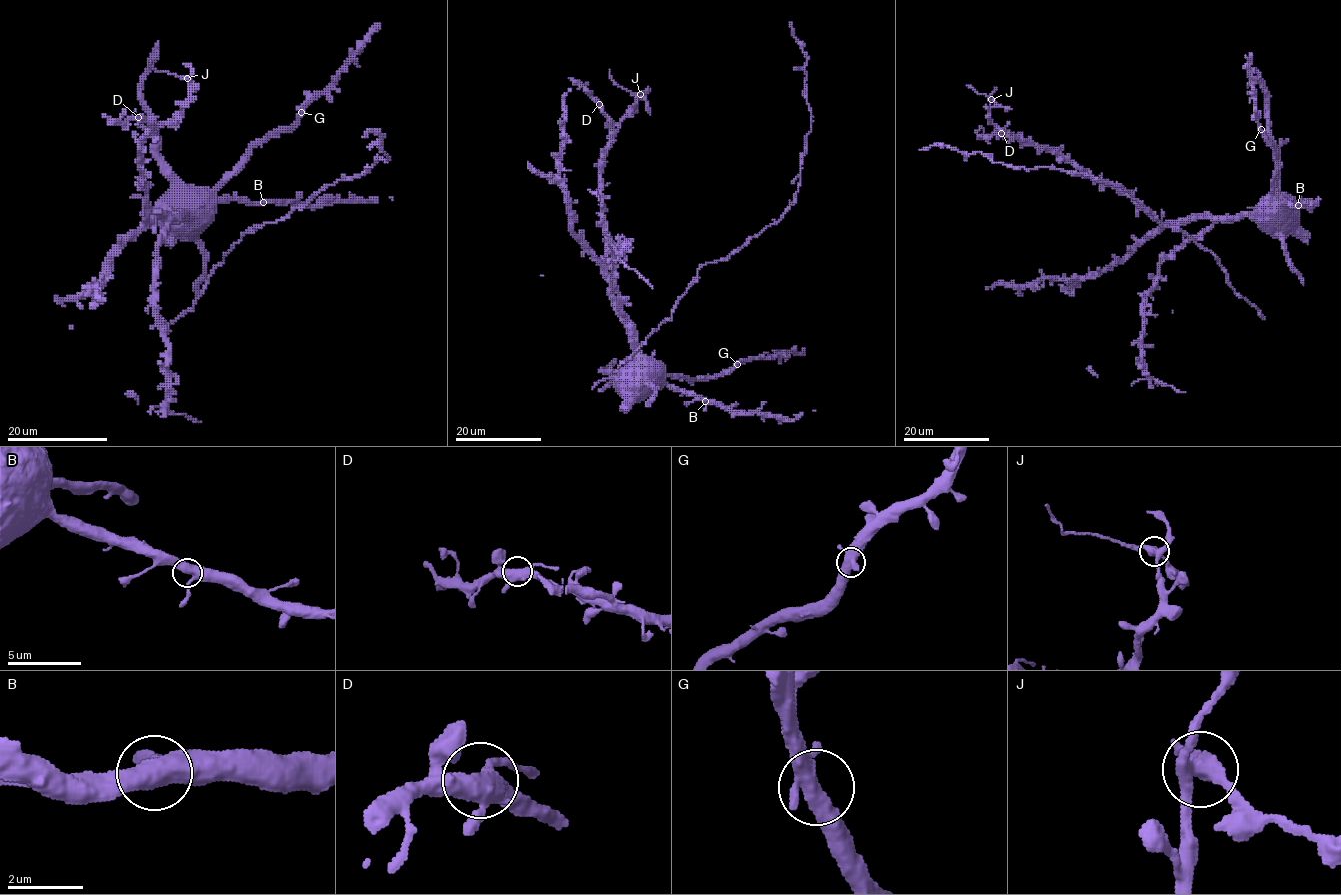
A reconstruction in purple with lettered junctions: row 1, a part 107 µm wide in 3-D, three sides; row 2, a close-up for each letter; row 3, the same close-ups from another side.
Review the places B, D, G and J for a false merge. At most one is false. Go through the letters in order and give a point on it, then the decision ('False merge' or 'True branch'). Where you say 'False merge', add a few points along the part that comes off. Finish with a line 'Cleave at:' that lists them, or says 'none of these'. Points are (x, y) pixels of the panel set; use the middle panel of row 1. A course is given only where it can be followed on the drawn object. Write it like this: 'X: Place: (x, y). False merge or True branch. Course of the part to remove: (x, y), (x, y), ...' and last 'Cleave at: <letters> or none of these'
B: Place: (705, 401). True branch
D: Place: (599, 104). True branch
G: Place: (737, 364). True branch
J: Place: (640, 94). False merge. Course of the part to remove: (640, 95), (622, 88), (609, 70)
Cleave at: J

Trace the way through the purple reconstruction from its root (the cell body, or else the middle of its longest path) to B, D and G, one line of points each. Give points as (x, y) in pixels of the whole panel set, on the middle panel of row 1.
B: (638, 387), (639, 395), (651, 395), (663, 385), (670, 385), (691, 392), (705, 401)
D: (638, 387), (628, 320), (606, 270), (600, 162), (611, 121), (599, 104)
G: (638, 387), (639, 395), (647, 395), (666, 377), (710, 379), (724, 376), (737, 364)

